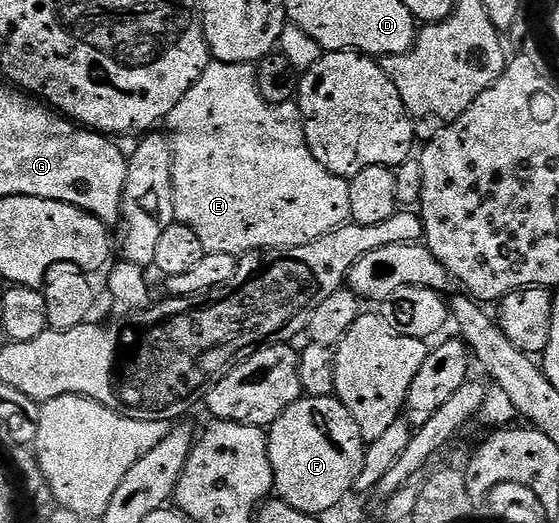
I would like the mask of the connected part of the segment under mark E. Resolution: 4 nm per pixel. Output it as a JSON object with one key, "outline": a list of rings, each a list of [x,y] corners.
{"outline":[[[210,62],[203,70],[199,82],[183,94],[179,106],[171,110],[167,118],[169,132],[167,139],[173,151],[173,219],[178,224],[187,226],[199,234],[199,242],[203,242],[206,252],[222,252],[228,256],[242,257],[246,254],[268,250],[270,248],[294,248],[307,246],[307,242],[315,242],[315,238],[323,238],[323,234],[333,232],[342,224],[350,223],[351,194],[349,180],[343,176],[331,174],[311,154],[305,137],[305,124],[301,121],[301,109],[296,103],[269,104],[257,89],[257,69],[251,64],[219,64]]]}

